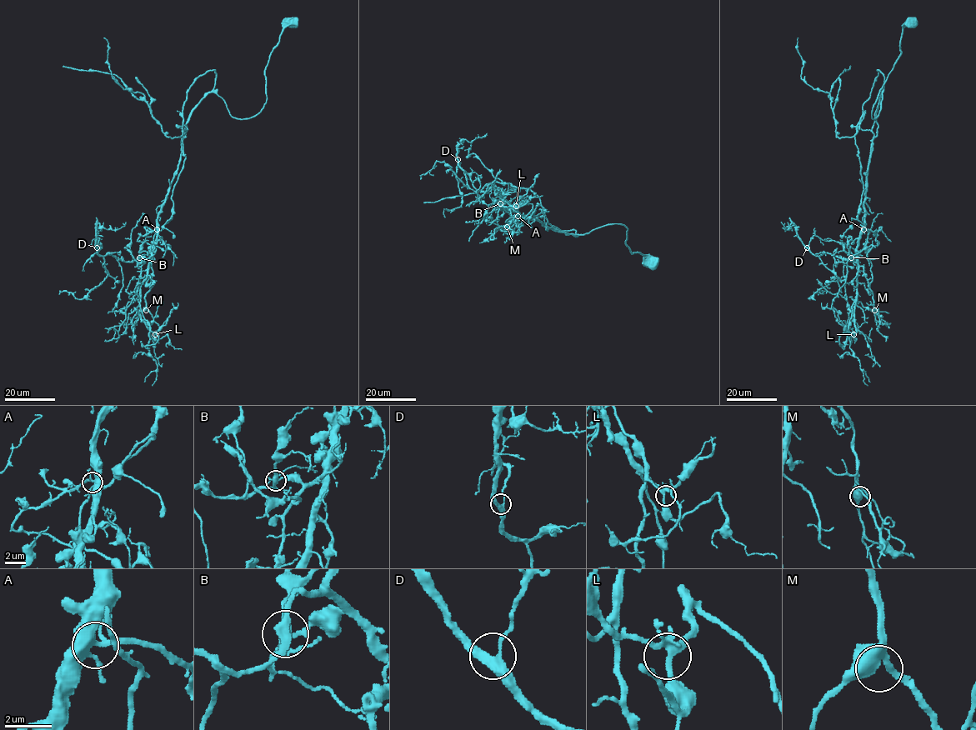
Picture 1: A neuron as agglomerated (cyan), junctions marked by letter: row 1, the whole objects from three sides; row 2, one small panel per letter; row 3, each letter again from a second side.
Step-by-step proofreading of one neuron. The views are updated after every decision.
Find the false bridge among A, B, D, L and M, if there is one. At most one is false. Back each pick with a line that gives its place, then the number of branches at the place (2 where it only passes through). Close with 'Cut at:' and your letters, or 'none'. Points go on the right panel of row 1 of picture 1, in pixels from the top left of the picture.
B: Place: (851, 257). Branches: 5
Cut at: B

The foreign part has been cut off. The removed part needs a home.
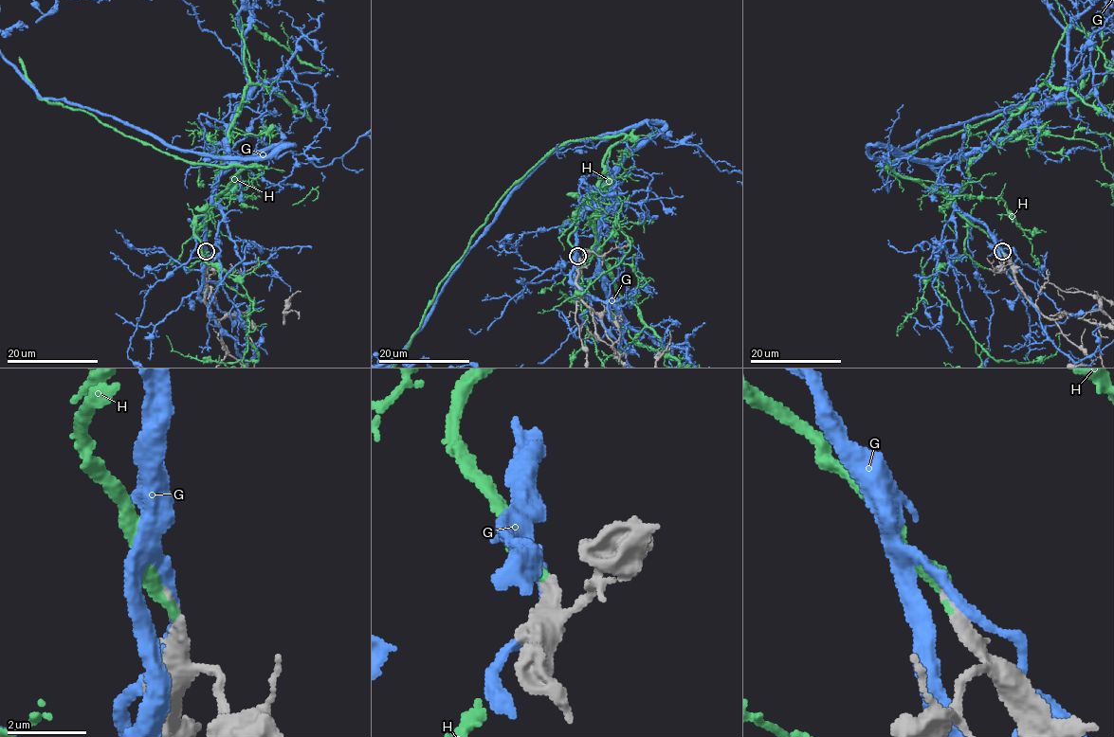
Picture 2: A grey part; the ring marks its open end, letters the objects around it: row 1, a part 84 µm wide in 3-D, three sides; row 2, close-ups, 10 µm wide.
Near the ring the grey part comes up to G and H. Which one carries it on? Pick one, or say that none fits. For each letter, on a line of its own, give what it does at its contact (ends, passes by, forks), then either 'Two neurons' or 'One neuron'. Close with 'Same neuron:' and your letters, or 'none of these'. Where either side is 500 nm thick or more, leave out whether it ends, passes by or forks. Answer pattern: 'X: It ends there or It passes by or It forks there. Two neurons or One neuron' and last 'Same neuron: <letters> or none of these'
G: It passes by. Two neurons
H: It passes by. One neuron
Same neuron: H

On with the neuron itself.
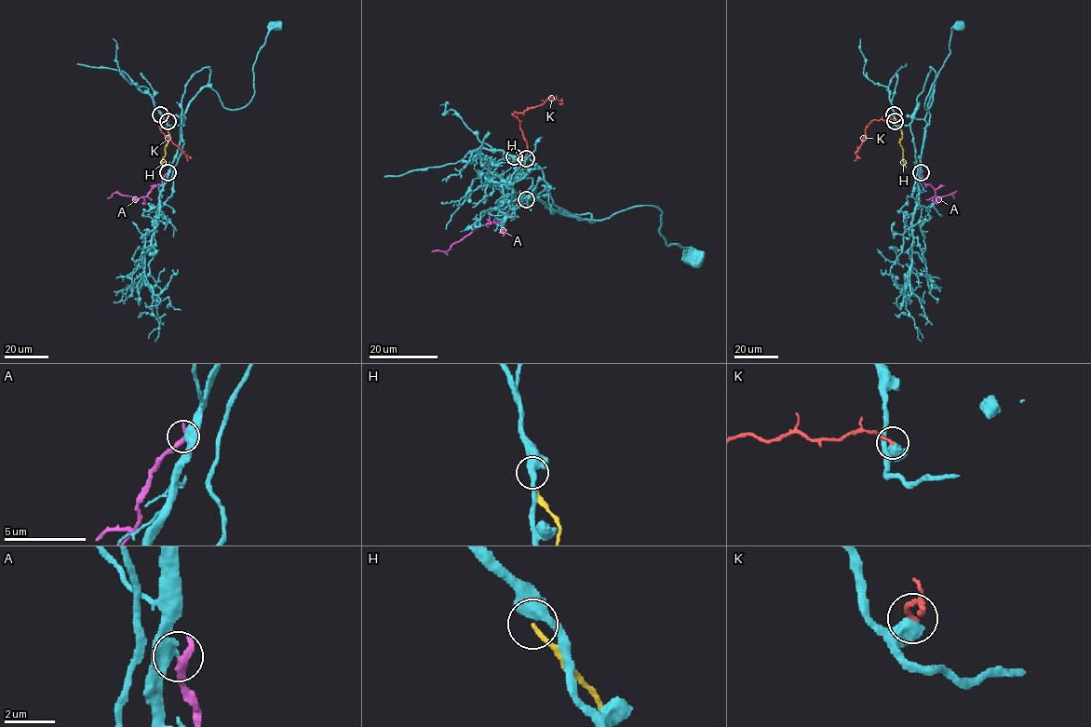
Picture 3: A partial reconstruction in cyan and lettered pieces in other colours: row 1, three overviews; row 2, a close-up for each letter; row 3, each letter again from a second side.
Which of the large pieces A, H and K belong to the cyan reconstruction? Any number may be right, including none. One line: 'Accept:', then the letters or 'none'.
Accept: none

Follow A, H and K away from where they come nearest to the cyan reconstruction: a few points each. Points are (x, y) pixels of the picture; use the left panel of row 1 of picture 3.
A: (168, 172), (162, 183), (154, 186), (145, 196), (135, 199), (114, 193), (107, 198)
H: (160, 114), (169, 134), (162, 167)
K: (168, 120), (164, 120), (160, 130), (189, 157)

